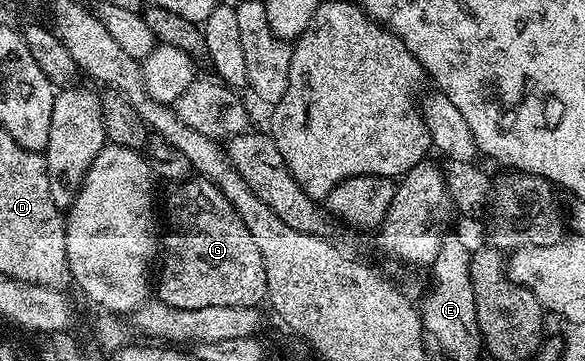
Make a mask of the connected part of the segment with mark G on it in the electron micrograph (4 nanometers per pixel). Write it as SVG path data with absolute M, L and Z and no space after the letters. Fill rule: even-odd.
M190 176L189 180L172 186L165 201L165 213L169 216L169 234L163 237L163 256L160 258L161 282L156 282L156 296L163 303L180 309L195 307L251 307L260 306L266 300L267 271L263 267L263 255L251 239L251 231L243 223L223 191L208 178Z

